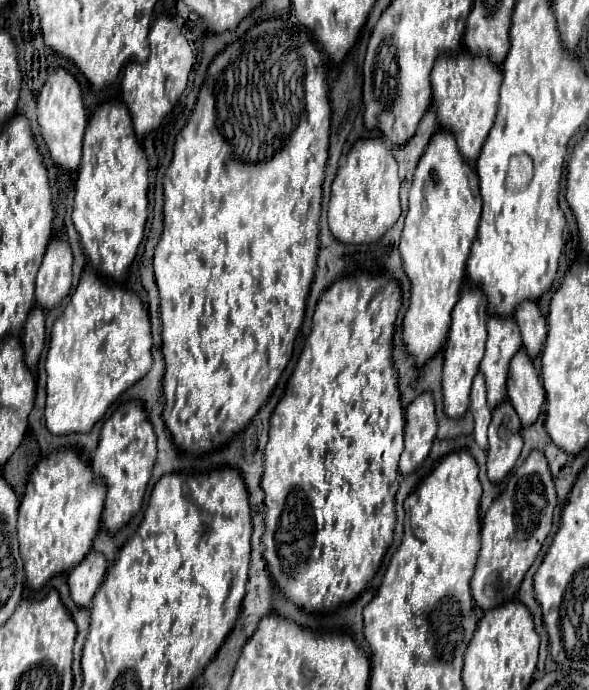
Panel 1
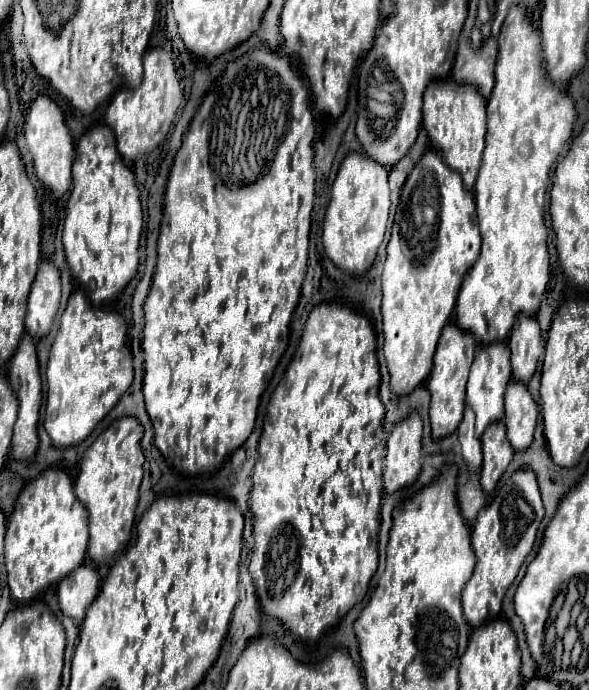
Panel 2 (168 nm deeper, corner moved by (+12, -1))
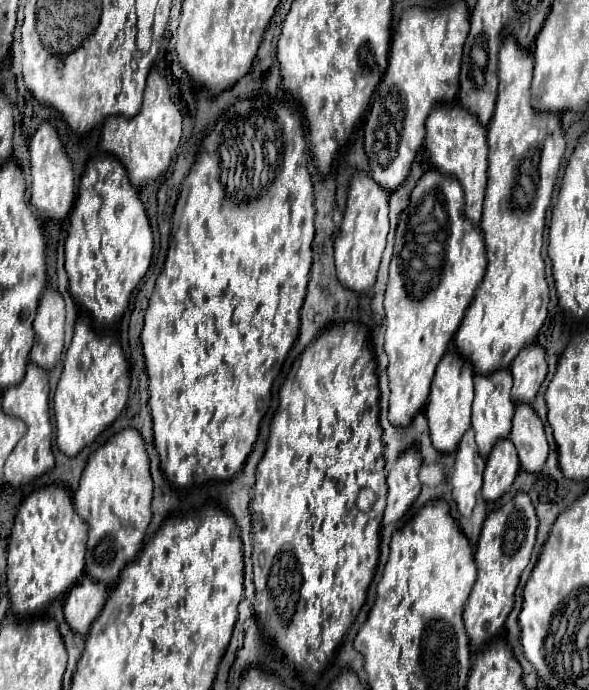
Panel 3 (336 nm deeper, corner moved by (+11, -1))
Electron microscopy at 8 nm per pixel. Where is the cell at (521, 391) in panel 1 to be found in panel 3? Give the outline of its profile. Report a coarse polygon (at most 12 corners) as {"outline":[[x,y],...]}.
{"outline":[[517,404],[509,440],[521,468],[539,472],[547,460],[543,424]]}

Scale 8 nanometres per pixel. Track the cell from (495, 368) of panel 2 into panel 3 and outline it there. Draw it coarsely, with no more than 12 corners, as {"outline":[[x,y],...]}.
{"outline":[[509,370],[475,374],[471,426],[481,456],[511,432]]}

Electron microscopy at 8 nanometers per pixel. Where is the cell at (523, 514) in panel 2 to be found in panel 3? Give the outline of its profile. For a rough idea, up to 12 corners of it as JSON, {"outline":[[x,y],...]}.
{"outline":[[525,492],[487,514],[463,612],[475,648],[503,630],[537,524]]}

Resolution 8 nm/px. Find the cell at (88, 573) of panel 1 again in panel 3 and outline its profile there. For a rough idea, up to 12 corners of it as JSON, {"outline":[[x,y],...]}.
{"outline":[[85,576],[63,602],[67,624],[87,636],[107,586]]}

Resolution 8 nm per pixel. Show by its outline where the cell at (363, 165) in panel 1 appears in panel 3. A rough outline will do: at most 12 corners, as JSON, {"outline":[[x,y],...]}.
{"outline":[[355,172],[335,238],[339,282],[375,284],[389,192]]}

